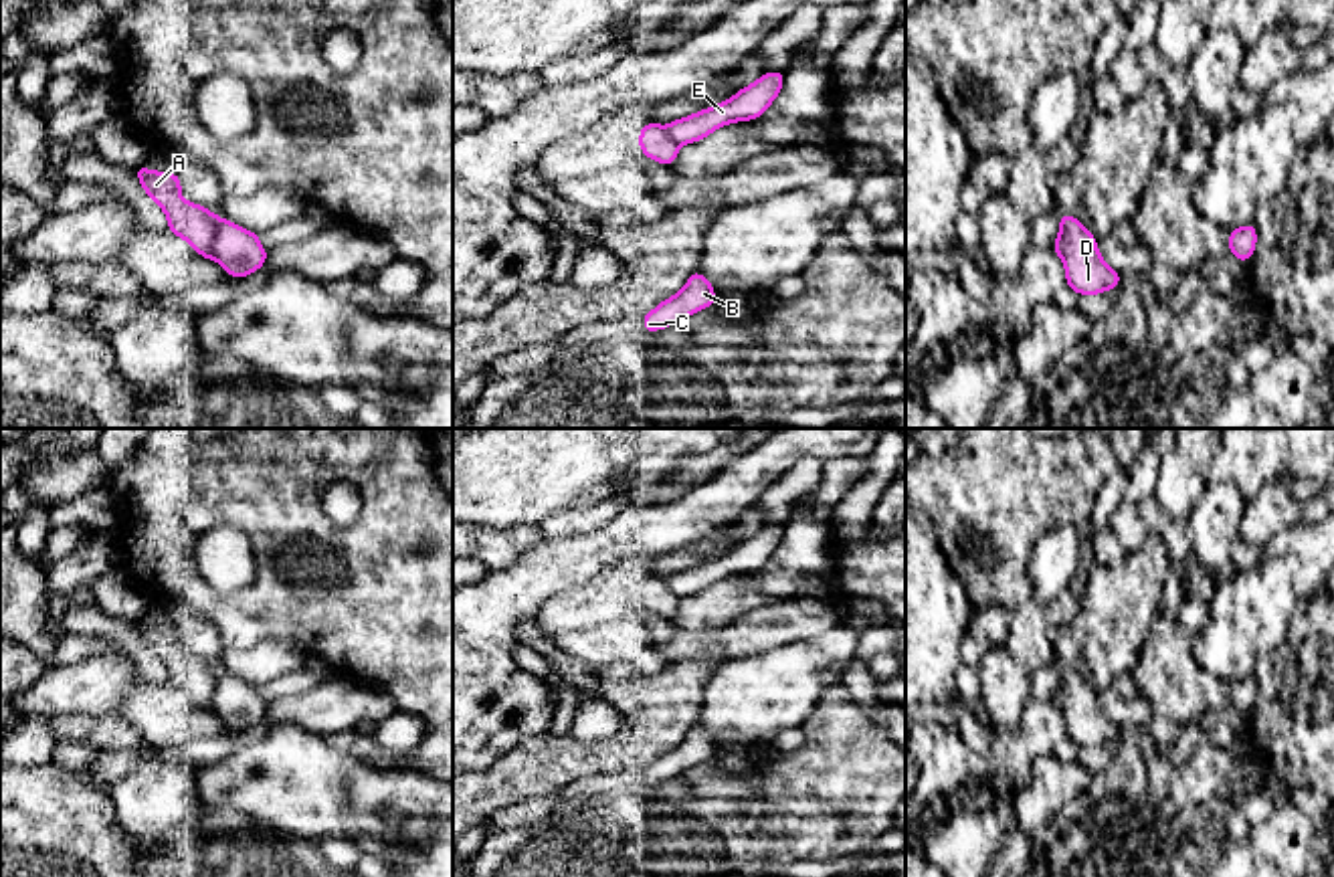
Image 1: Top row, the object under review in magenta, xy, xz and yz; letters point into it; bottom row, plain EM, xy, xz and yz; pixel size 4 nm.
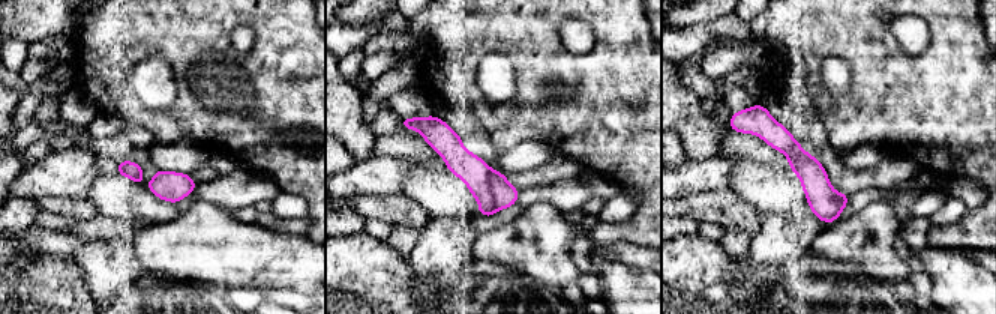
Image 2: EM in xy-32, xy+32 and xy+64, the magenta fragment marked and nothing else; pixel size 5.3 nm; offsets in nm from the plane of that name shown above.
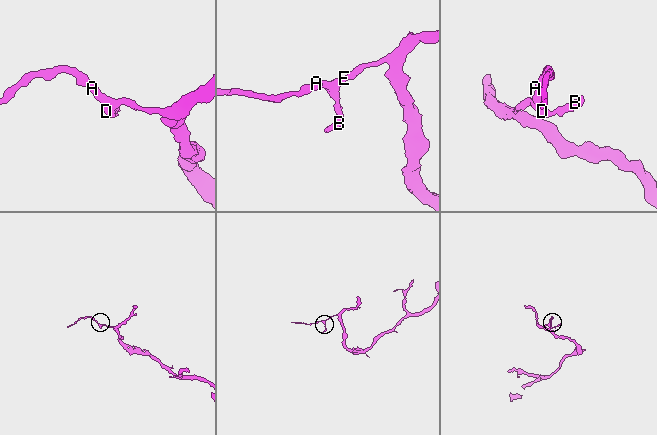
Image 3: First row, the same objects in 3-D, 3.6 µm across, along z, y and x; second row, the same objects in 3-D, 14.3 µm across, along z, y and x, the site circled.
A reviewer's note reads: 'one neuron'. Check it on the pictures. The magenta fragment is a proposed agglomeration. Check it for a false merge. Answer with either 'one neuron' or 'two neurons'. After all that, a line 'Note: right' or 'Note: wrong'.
two neurons
Note: wrong

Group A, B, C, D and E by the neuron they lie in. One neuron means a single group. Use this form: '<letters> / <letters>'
A B C D / E

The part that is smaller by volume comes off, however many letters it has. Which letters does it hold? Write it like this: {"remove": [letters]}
{"remove": ["A", "B", "C", "D"]}

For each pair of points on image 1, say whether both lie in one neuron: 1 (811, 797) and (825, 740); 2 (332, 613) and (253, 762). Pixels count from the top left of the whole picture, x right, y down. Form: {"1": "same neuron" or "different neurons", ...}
{"1": "same neuron", "2": "different neurons"}

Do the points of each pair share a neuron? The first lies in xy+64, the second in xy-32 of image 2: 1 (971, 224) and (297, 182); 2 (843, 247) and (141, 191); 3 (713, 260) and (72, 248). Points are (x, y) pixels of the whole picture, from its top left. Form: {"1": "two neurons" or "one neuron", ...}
{"1": "one neuron", "2": "two neurons", "3": "two neurons"}

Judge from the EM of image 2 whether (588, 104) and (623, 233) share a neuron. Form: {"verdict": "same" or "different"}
{"verdict": "same"}

